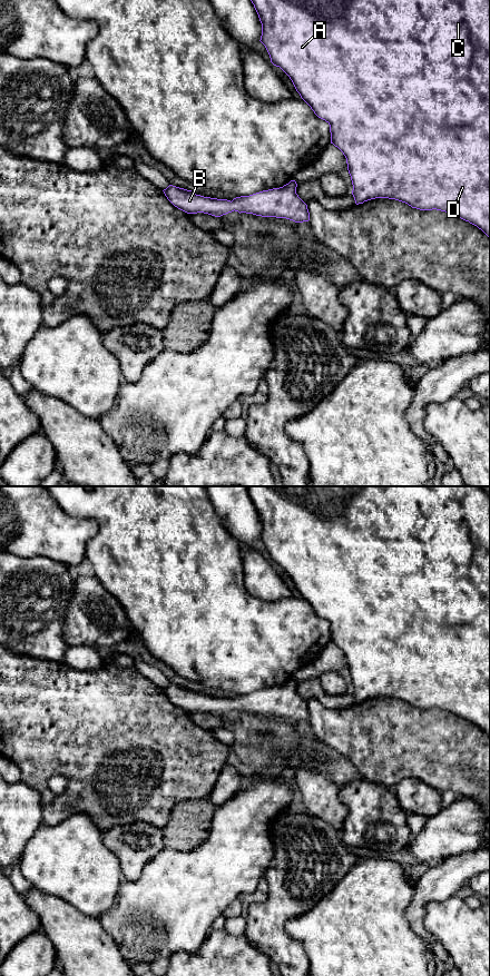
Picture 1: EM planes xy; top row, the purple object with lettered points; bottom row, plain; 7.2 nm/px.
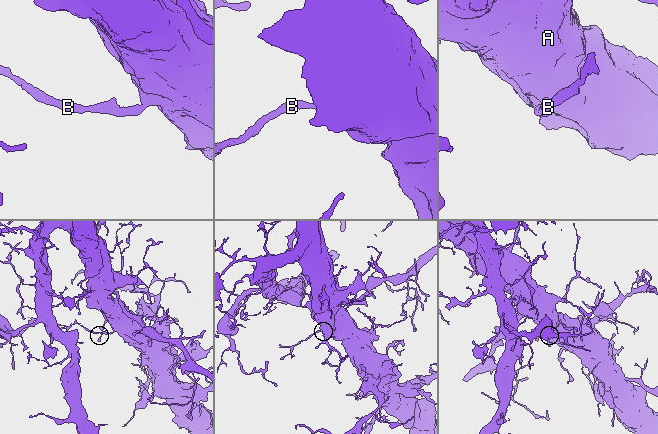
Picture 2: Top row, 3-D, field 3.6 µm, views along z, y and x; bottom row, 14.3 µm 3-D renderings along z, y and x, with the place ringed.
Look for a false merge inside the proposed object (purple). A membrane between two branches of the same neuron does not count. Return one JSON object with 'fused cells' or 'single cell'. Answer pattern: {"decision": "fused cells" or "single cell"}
{"decision": "single cell"}

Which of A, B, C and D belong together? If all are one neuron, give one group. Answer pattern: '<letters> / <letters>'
A B C D

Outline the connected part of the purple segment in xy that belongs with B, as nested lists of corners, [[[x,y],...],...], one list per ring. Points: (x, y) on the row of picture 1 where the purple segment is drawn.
[[[291,180],[283,187],[236,197],[232,201],[204,197],[173,185],[169,185],[163,191],[175,207],[187,214],[204,213],[220,217],[235,210],[239,214],[286,218],[295,223],[308,221],[307,205],[296,194],[296,187],[296,181]]]

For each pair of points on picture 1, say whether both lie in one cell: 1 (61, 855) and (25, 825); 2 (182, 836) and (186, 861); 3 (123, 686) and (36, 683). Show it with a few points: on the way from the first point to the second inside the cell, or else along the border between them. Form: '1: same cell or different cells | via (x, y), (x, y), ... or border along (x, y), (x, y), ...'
1: different cells | border along (43, 824), (27, 843), (21, 856)
2: different cells | border along (207, 838), (190, 849), (177, 850), (165, 847)
3: same cell | via (101, 686), (57, 686)

